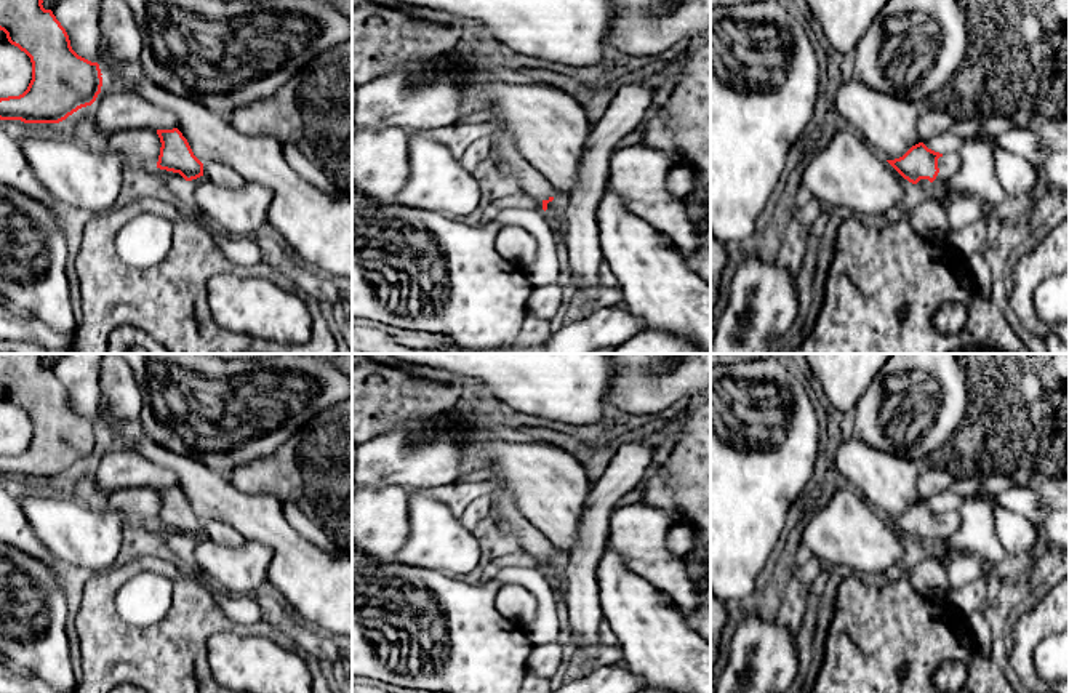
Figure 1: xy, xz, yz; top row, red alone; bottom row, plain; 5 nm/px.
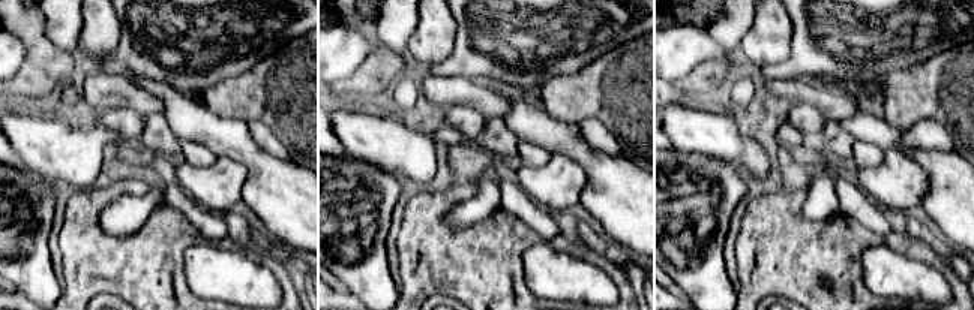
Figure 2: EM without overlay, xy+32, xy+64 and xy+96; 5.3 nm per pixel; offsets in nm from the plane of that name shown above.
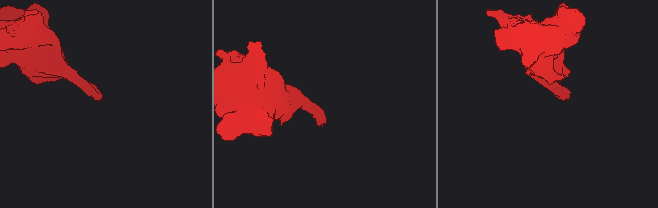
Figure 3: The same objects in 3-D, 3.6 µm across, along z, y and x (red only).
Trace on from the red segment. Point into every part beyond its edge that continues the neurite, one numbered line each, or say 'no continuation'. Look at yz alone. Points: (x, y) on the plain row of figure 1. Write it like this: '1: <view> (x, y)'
1: yz (949, 522)

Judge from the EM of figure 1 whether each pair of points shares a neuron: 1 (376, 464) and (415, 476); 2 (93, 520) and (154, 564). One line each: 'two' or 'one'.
1: one
2: two

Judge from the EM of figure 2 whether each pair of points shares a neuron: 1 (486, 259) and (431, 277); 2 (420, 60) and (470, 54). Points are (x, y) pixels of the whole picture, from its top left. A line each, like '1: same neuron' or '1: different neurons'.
1: same neuron
2: different neurons

